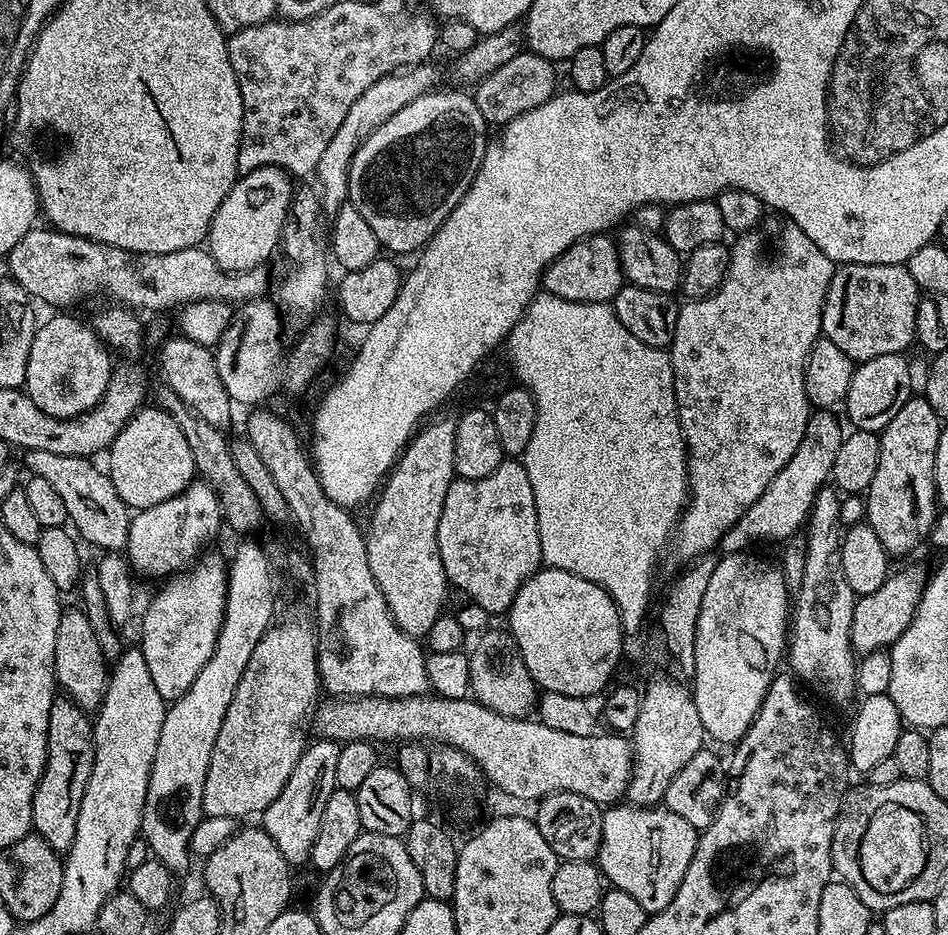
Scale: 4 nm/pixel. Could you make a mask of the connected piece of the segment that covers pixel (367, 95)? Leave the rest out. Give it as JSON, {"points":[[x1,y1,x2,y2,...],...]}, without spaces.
{"points":[[432,62,416,64,412,68,402,68,398,72,392,72,386,78,378,78,378,82,374,82,374,86,364,91,362,98,358,98,358,102,350,106,350,111,347,112,346,119,342,121,342,126,338,126,338,131,334,134,334,138,330,138,330,143,326,146,322,158,318,158,318,166,314,173,314,181,316,180,317,184,315,187,318,189,320,206,325,217,334,217,344,204,349,203,350,166,362,142,370,138,370,134,374,134,374,130,378,130,382,122,398,114,402,106,410,106,414,98,433,91,439,85,436,84,439,80,440,72,432,65]]}

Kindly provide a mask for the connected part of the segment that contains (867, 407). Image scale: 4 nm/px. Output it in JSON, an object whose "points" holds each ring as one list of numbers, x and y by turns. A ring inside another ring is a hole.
{"points":[[898,352,882,354,878,358,859,361,853,367,850,390,842,405,843,411,848,411,848,420,853,429,877,434,883,432,890,418,894,418,894,414,898,414,898,410,902,410,902,406,912,399,912,368,908,365,908,358]]}

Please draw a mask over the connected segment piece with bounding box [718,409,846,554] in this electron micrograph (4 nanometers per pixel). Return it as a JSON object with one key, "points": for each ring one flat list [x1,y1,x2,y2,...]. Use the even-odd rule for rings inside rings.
{"points":[[817,409,809,415,806,433,790,462,786,462,786,466,774,474,774,482,766,486,762,498,758,498,758,502,754,502,754,506,750,506,750,510,746,510,746,514,742,514,742,518,734,522,726,534,722,534,718,545,721,553,748,552,751,544,764,544,767,540,783,542,807,525,814,498,831,477,834,457,846,435,834,415,827,409]]}

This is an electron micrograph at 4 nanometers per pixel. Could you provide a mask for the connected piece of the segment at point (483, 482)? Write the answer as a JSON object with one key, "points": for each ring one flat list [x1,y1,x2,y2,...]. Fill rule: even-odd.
{"points":[[505,458,498,466,498,470,494,470,494,474,486,474,486,478,453,479,450,490,446,490,446,502,442,502,442,518,438,518,438,554,442,558,442,566,448,575,449,585,455,591,457,588,458,591,465,592,484,612,493,612,500,617,509,612,520,587,542,567,542,538,538,534,538,510,534,506,534,490,530,486,530,477,526,475,524,465,519,459]]}

